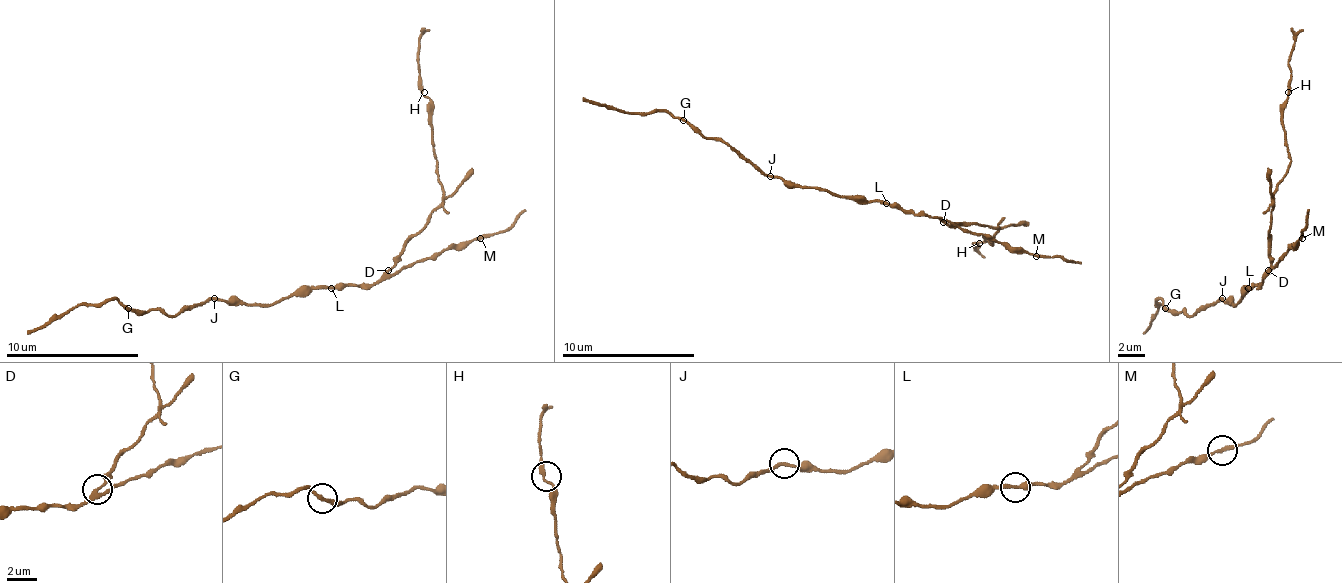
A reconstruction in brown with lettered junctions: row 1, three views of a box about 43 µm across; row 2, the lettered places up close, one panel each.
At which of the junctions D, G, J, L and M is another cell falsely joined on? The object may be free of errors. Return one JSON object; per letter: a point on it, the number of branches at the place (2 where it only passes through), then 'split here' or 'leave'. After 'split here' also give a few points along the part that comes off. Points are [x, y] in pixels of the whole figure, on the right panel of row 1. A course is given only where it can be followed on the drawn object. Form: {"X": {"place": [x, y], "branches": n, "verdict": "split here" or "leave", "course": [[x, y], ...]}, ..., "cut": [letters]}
{"D": {"place": [1268, 270], "branches": 3, "verdict": "split here", "course": [[1268, 271], [1275, 195], [1288, 168], [1282, 105], [1292, 82], [1288, 55], [1302, 28]]}, "G": {"place": [1165, 308], "branches": 2, "verdict": "leave"}, "J": {"place": [1222, 298], "branches": 2, "verdict": "leave"}, "L": {"place": [1248, 288], "branches": 2, "verdict": "leave"}, "M": {"place": [1302, 238], "branches": 2, "verdict": "leave"}, "cut": ["D"]}

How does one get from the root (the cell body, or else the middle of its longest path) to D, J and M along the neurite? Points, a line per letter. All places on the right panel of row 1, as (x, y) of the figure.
D: (1245, 288), (1258, 284), (1268, 271)
J: (1245, 288), (1235, 304), (1228, 304), (1222, 298)
M: (1245, 288), (1258, 284), (1302, 238)

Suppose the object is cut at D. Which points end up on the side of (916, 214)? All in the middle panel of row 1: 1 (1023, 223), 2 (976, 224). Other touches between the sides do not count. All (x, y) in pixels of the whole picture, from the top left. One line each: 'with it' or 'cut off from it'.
1: cut off from it
2: cut off from it

